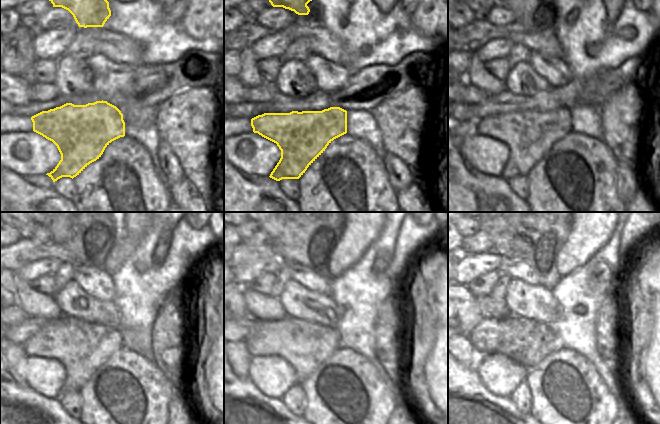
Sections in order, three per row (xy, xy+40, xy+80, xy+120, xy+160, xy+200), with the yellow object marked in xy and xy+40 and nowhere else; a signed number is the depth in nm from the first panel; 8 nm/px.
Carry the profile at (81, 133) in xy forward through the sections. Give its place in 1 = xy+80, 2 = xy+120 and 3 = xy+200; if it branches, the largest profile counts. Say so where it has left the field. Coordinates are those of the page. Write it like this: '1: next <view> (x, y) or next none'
1: next xy+80 (529, 135)
2: next xy+120 (81, 355)
3: next xy+200 (532, 346)

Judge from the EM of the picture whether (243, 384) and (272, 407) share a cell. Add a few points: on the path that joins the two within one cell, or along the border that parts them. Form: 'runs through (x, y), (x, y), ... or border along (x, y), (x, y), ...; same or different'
runs through (249, 391), (265, 407); same

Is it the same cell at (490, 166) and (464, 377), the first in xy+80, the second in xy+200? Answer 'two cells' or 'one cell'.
two cells

